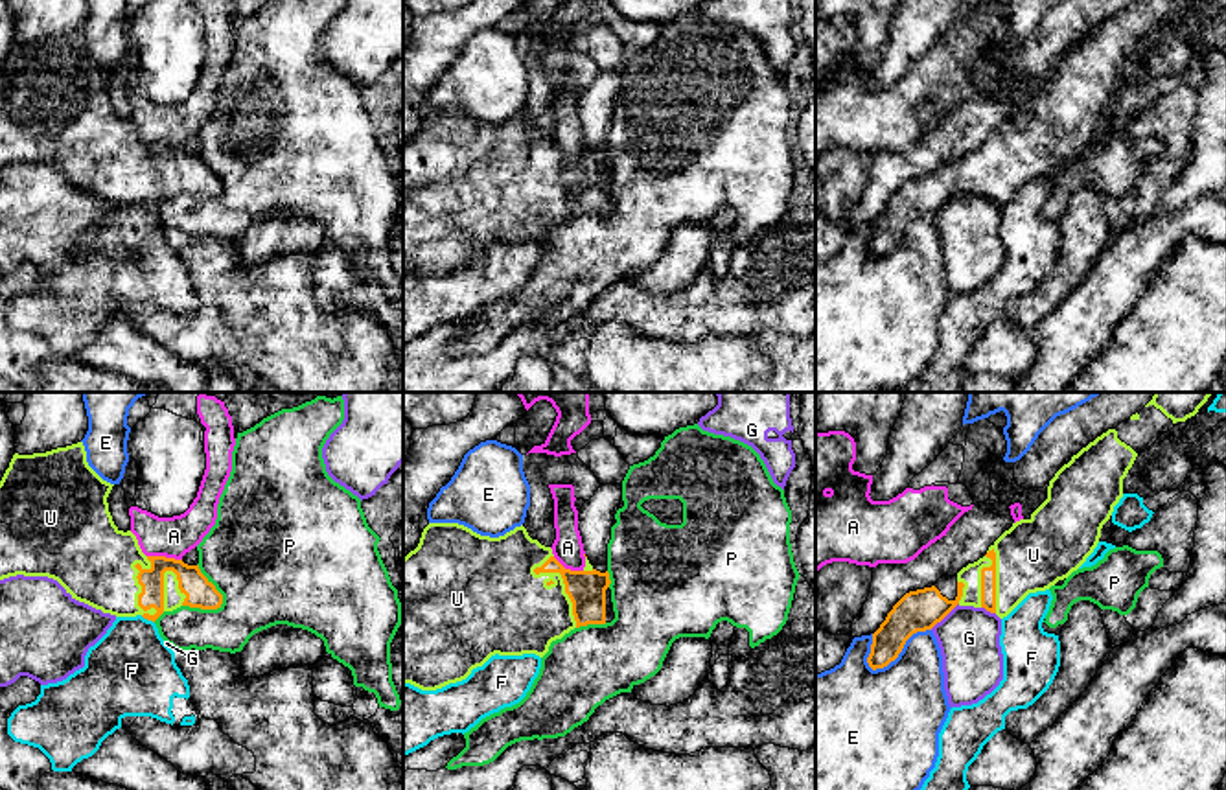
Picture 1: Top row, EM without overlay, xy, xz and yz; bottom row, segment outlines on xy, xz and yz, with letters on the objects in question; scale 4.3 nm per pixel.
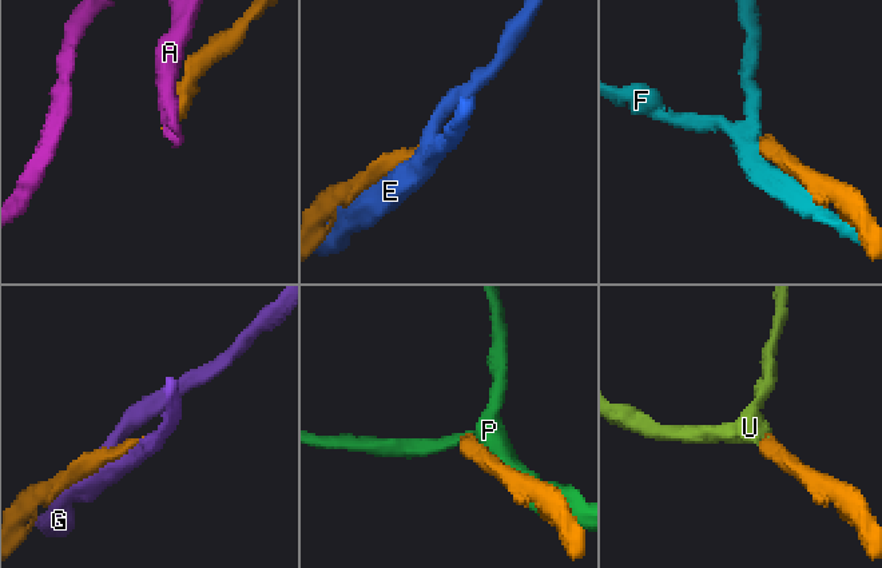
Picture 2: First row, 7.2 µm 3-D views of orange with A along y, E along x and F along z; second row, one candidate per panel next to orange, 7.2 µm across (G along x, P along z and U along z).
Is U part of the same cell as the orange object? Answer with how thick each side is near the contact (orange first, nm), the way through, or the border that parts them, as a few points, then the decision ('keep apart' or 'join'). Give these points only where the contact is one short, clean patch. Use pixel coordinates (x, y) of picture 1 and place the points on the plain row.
60/320 nm | join

